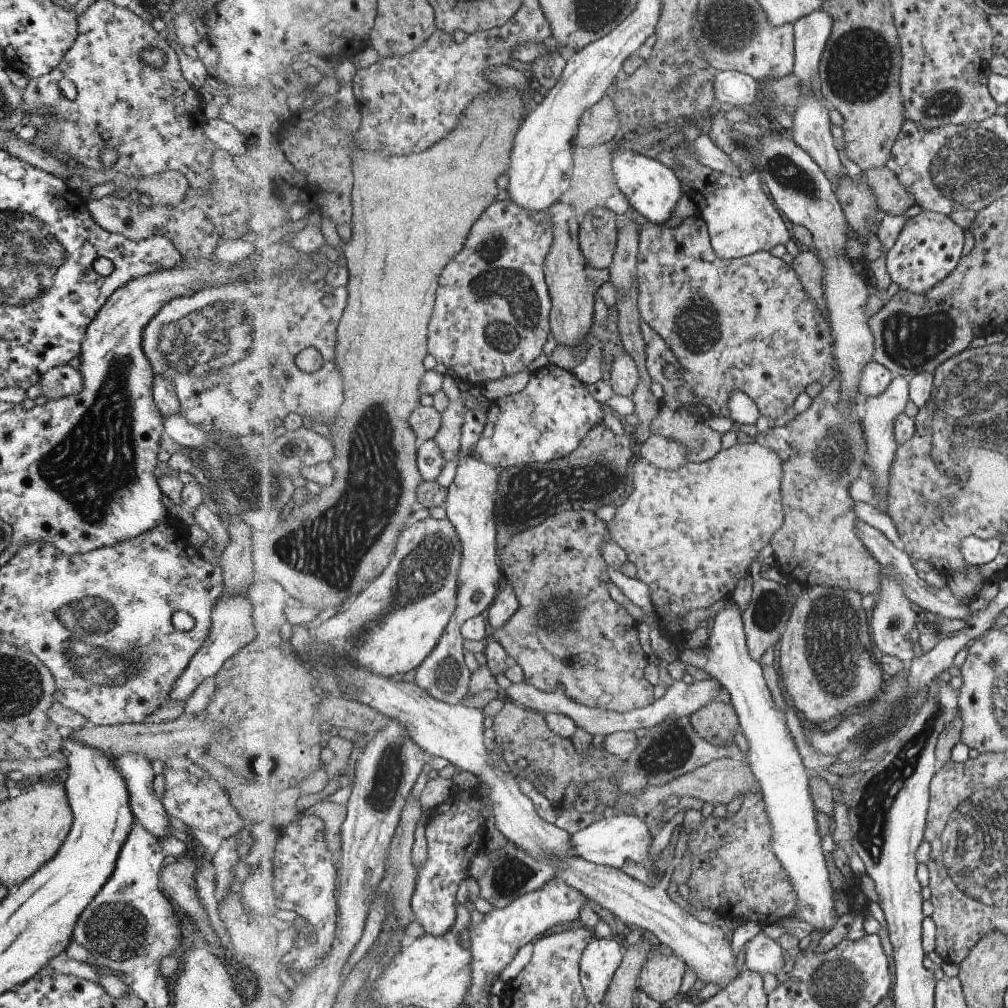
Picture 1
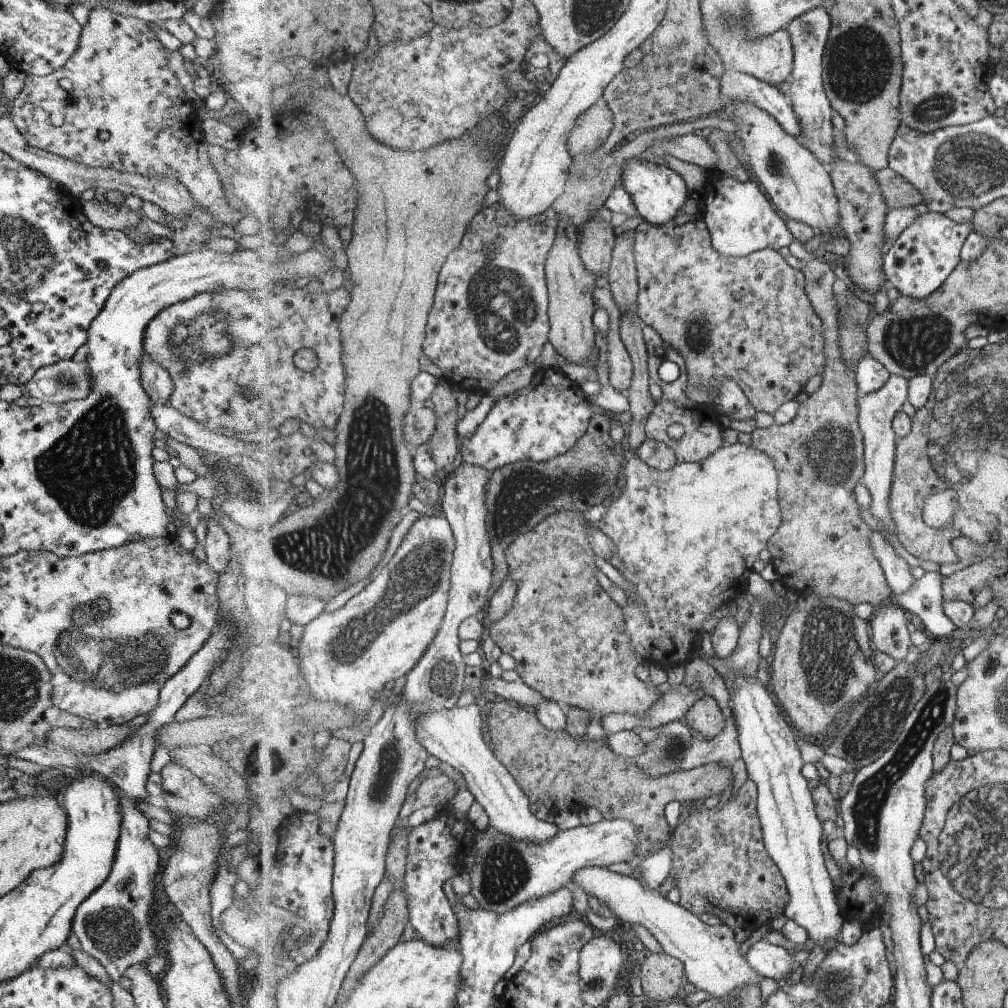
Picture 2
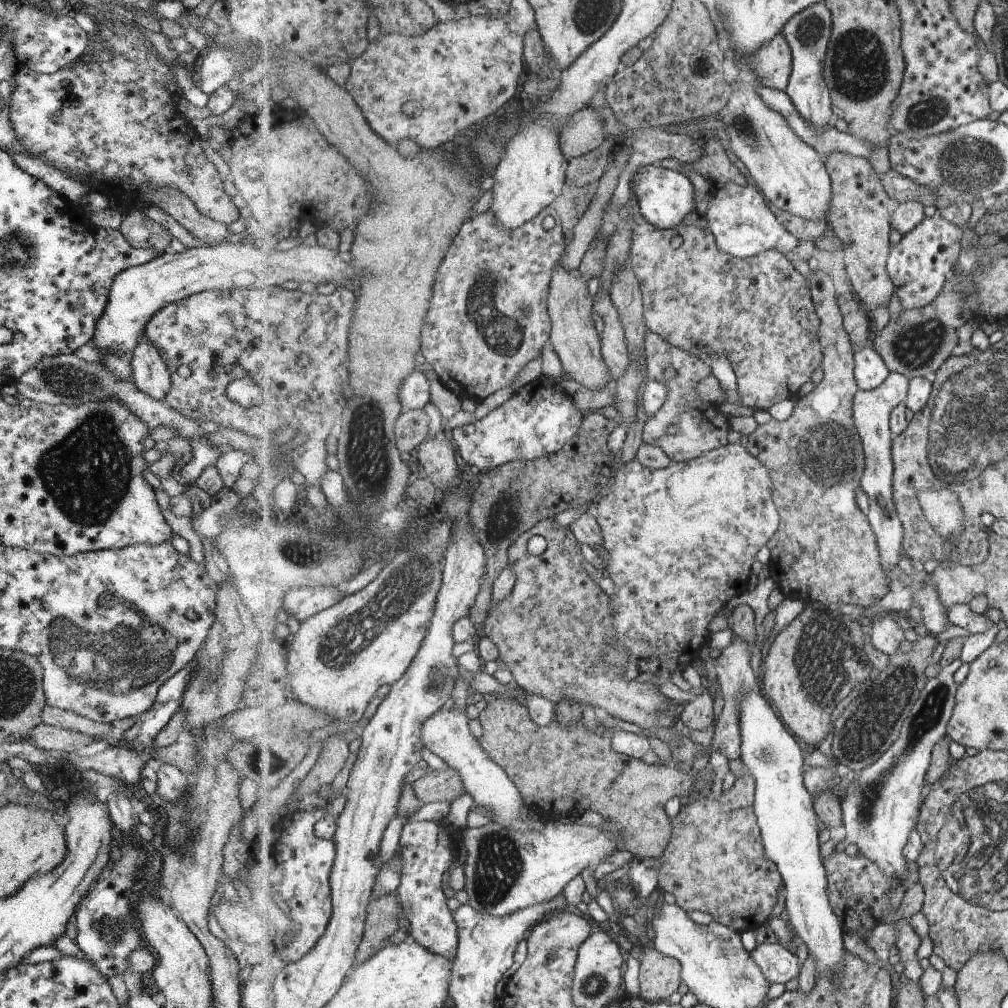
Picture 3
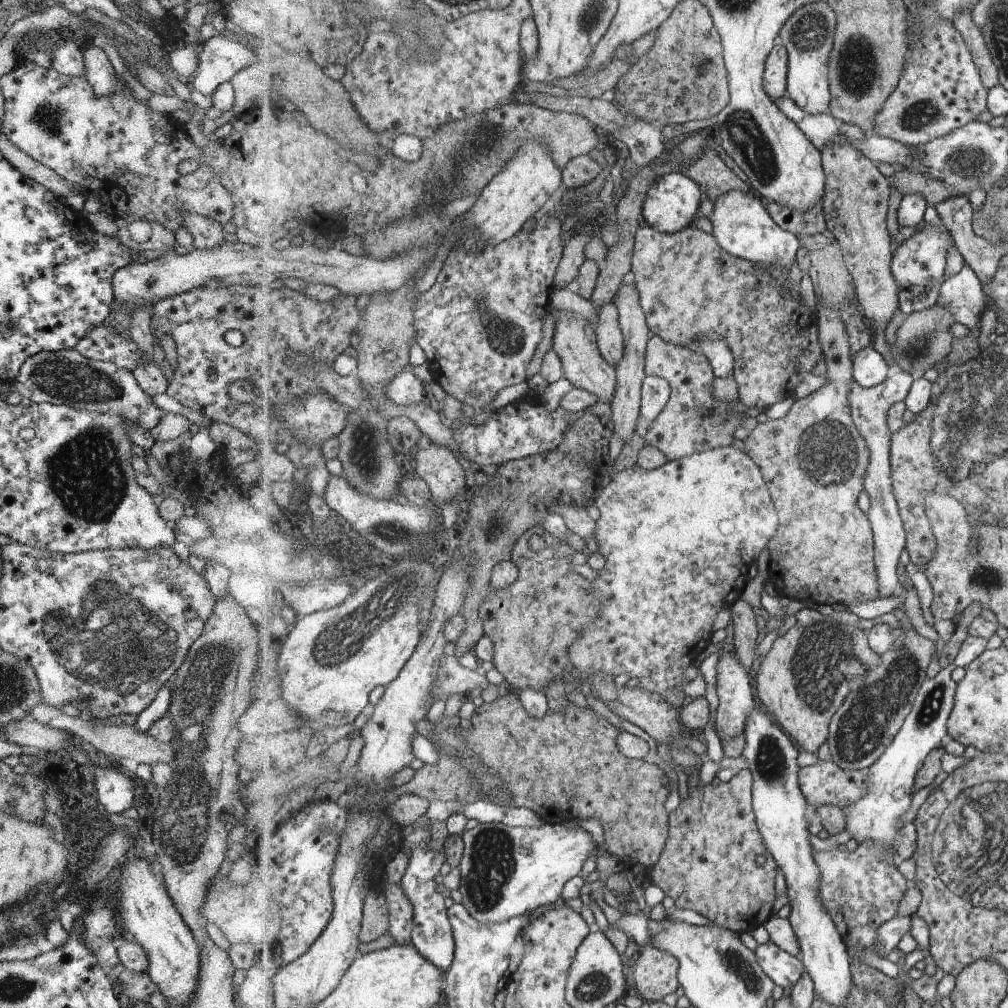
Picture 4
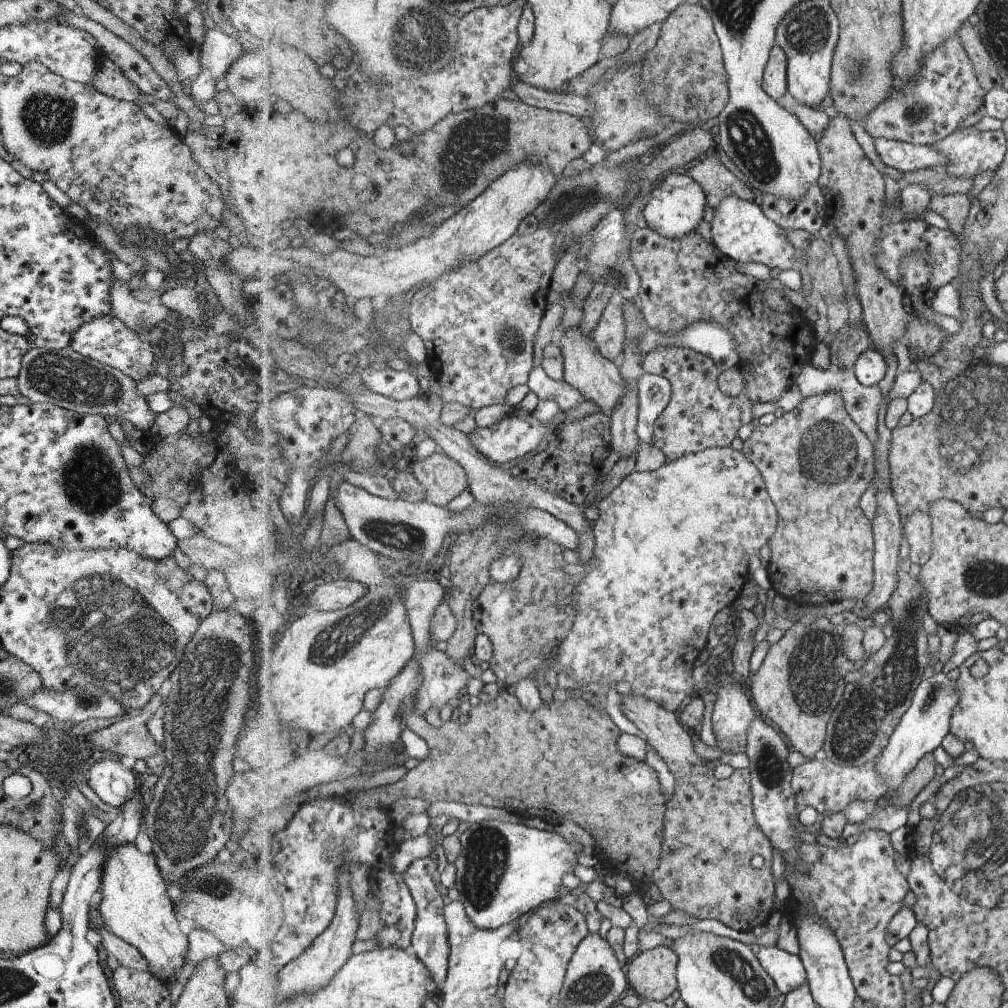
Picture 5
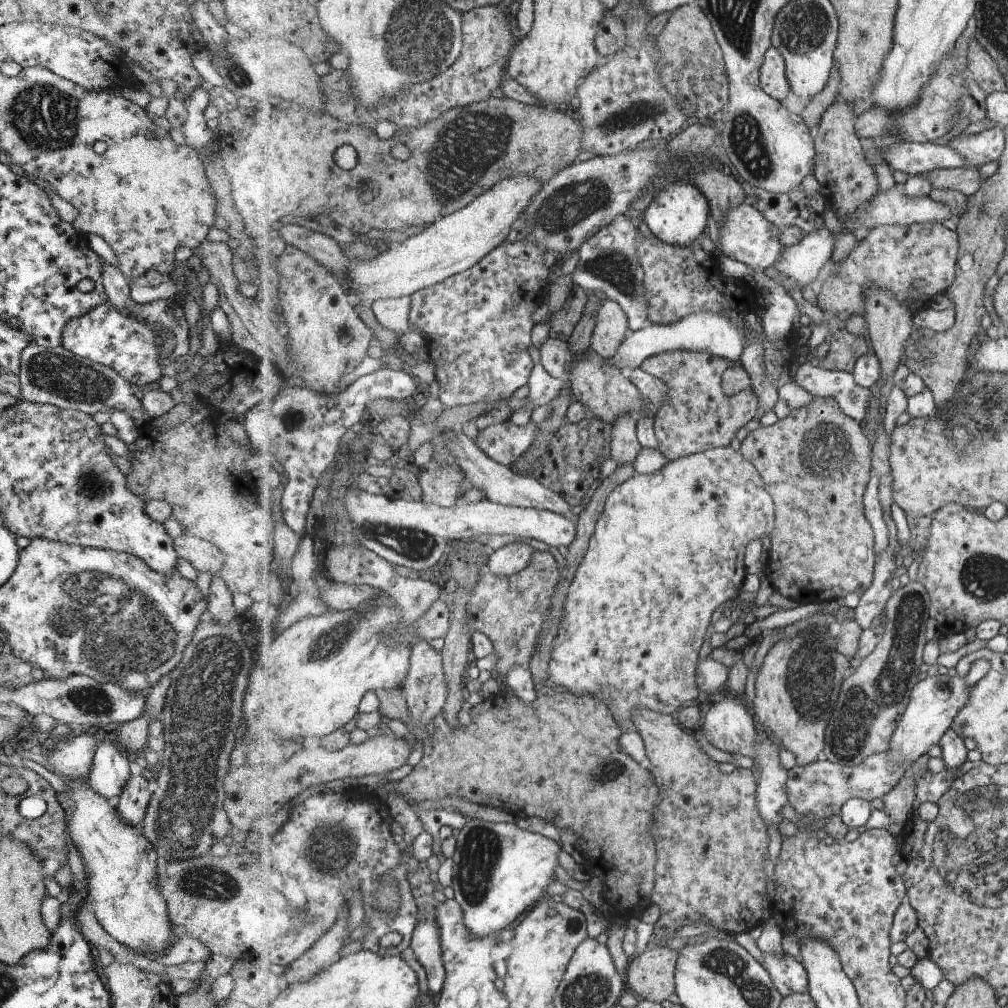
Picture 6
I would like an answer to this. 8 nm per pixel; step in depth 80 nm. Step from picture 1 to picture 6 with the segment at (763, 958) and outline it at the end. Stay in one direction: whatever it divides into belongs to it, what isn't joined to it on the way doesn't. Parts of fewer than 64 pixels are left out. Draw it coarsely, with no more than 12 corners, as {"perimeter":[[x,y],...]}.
{"perimeter":[[763,953],[784,997],[809,992],[808,970],[791,955]]}

